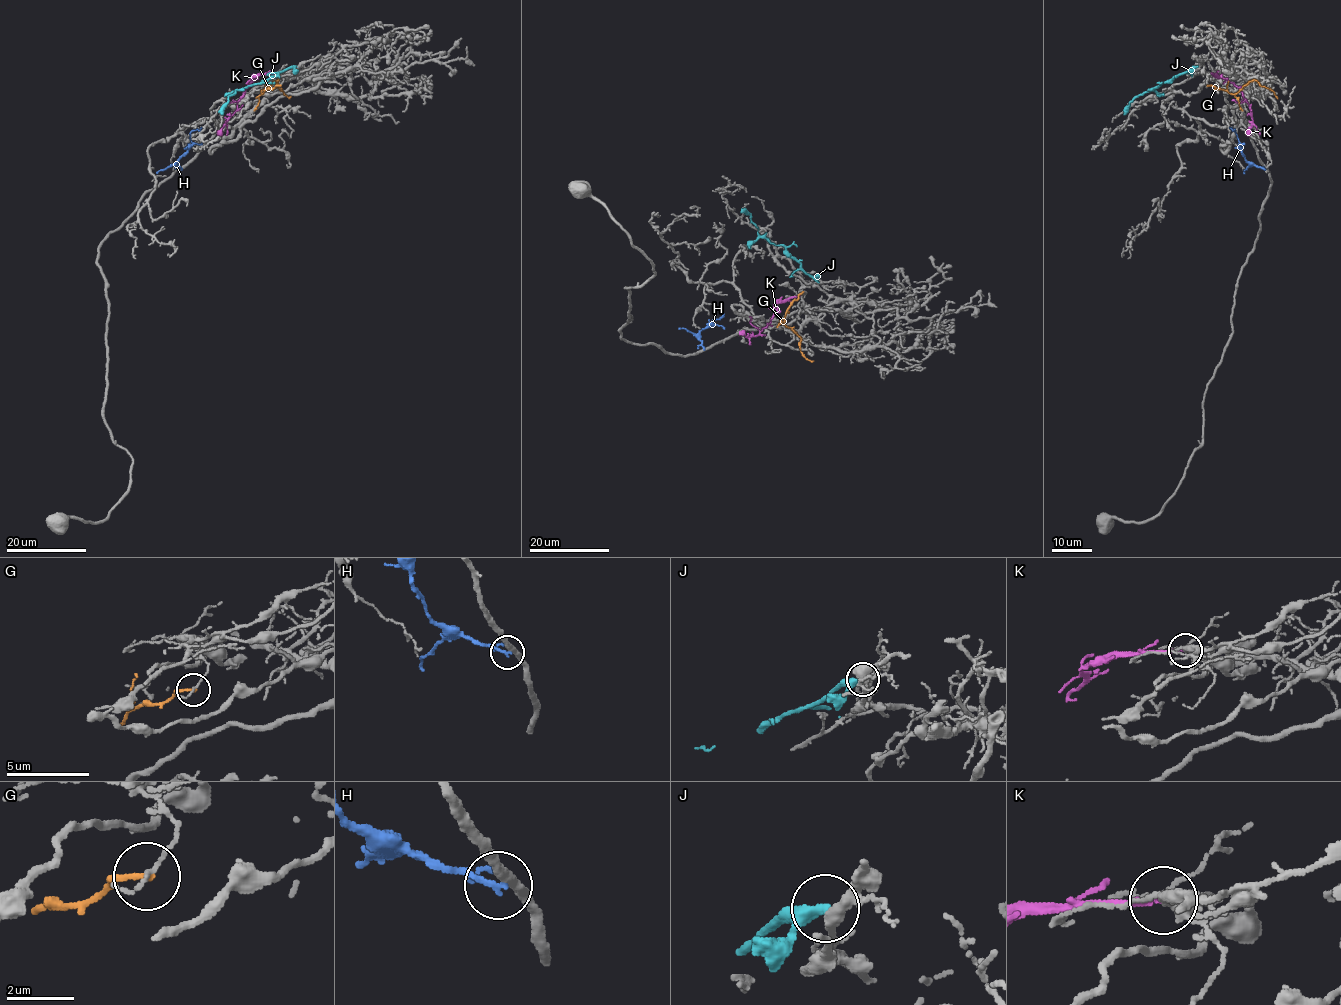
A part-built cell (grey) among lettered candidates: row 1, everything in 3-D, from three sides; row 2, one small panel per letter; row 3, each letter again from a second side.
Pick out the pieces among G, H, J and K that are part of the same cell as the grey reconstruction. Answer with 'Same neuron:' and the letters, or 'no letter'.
Same neuron: no letter

